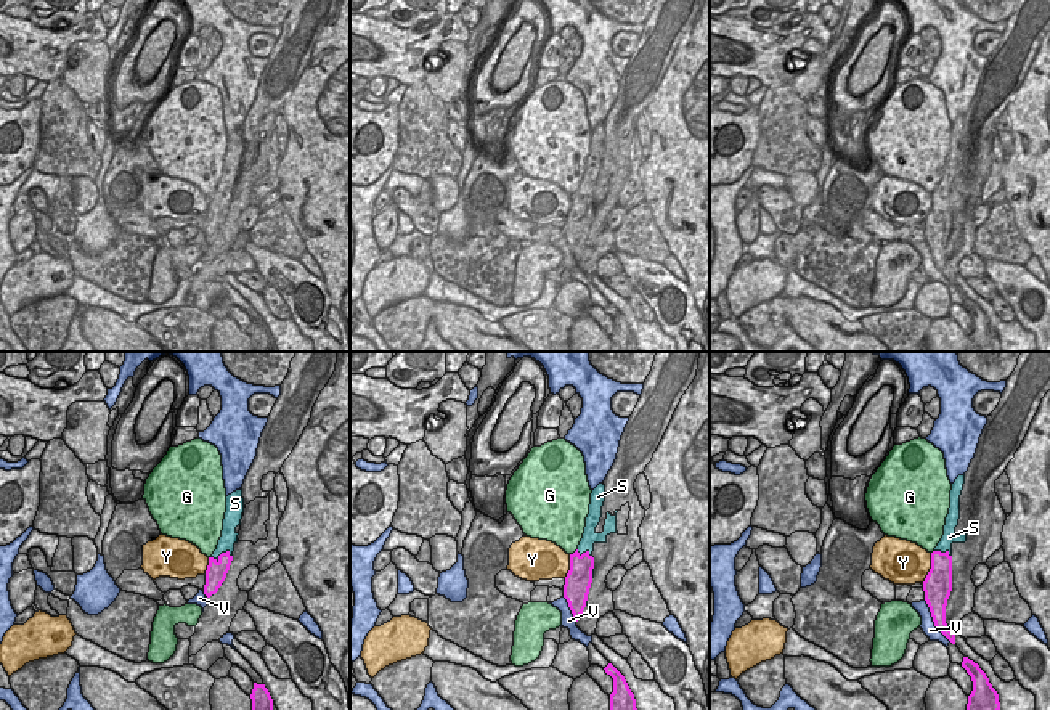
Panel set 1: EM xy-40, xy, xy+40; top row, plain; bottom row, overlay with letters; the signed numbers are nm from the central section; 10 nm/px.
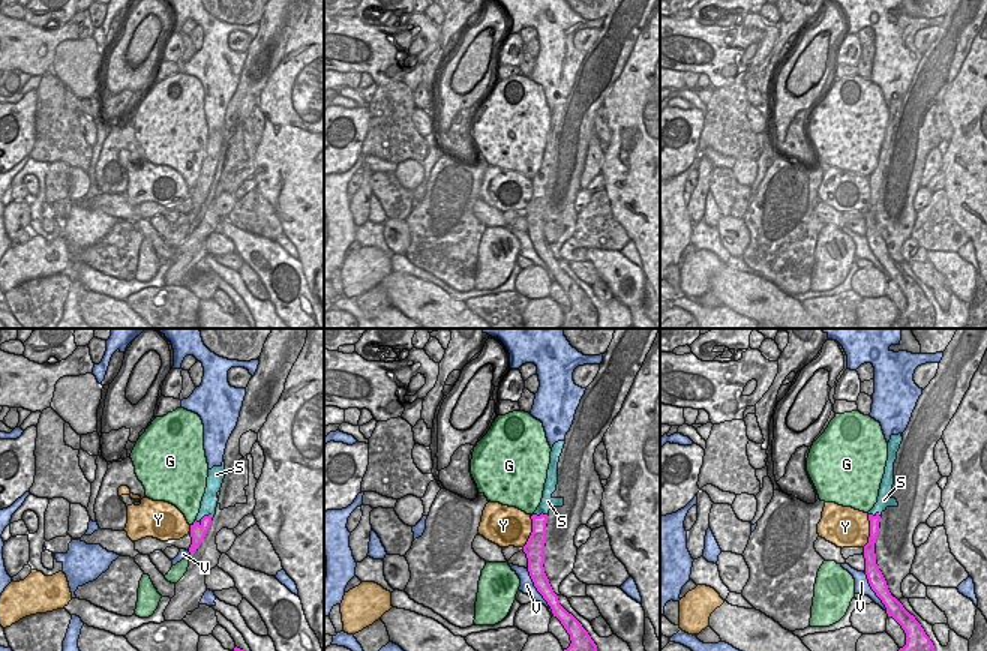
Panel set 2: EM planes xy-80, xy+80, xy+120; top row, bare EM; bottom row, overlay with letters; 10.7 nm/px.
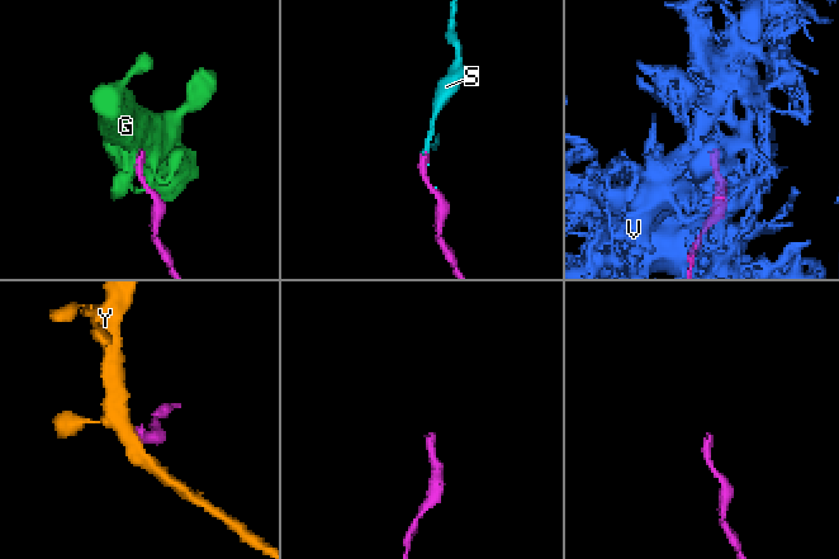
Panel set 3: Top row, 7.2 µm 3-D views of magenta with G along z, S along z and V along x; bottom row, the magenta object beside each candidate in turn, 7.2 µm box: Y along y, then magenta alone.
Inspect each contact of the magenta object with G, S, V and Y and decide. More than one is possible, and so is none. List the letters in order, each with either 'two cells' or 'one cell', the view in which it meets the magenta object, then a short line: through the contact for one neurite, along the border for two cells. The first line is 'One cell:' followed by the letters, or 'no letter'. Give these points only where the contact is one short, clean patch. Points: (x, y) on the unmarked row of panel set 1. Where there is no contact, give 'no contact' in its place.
One cell: S
G: two cells | xy
S: one cell | xy-40
V: two cells | xy+40
Y: two cells | xy+40 | xy+40 (931, 193), (931, 208), (922, 224)

